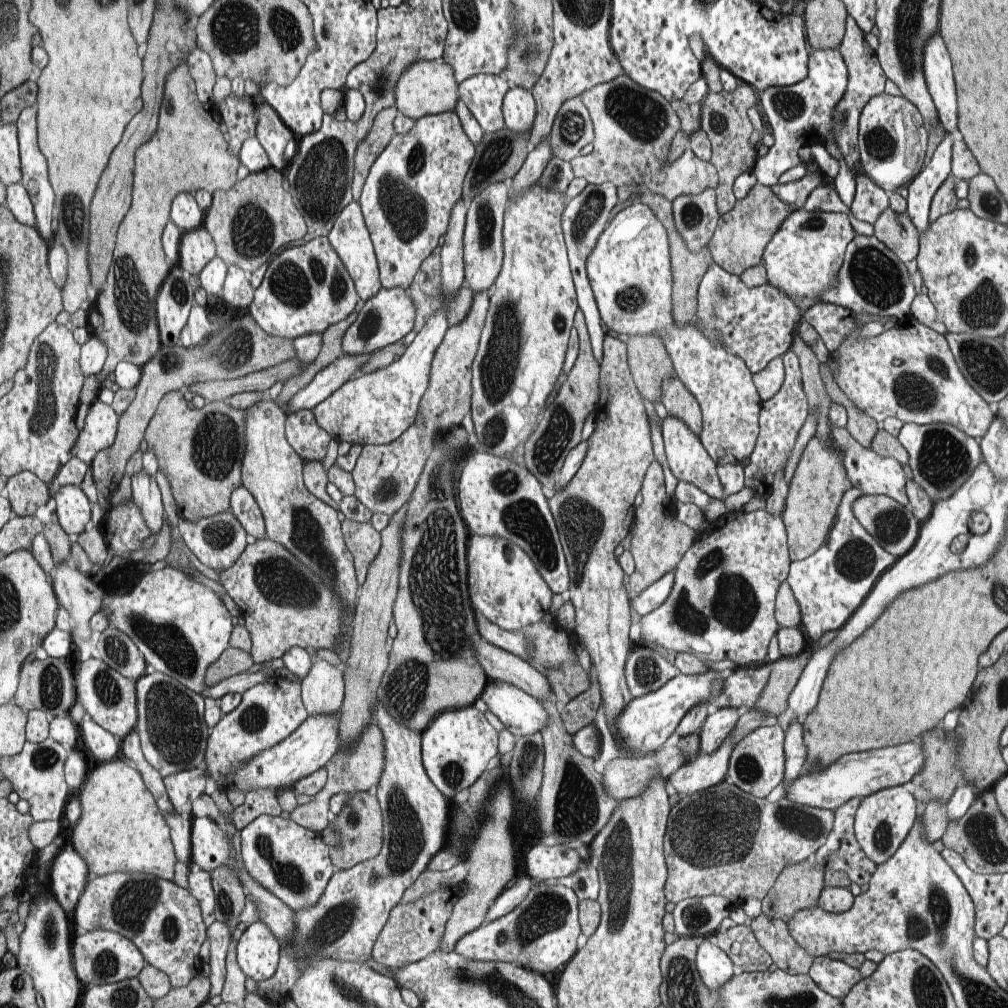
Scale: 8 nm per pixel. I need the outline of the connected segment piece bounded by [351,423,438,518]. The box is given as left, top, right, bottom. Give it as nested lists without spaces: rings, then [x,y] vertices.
[[[415,423],[397,440],[386,445],[364,445],[362,454],[351,471],[355,485],[353,496],[372,514],[386,514],[392,518],[411,500],[417,483],[438,434],[422,423]]]

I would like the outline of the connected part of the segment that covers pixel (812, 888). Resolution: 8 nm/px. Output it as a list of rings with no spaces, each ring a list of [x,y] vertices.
[[[811,858],[790,866],[761,901],[762,913],[787,924],[800,910],[815,908],[824,888],[825,870],[812,864]]]

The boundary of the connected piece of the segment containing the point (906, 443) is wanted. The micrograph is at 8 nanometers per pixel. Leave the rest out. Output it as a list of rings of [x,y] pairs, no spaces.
[[[904,423],[896,438],[908,452],[913,480],[927,493],[933,503],[949,500],[983,462],[978,442],[951,425]]]

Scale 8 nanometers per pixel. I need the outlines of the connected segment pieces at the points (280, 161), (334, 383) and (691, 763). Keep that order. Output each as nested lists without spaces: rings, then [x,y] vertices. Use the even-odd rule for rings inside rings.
[[[256,98],[257,132],[256,138],[269,156],[269,164],[275,170],[282,170],[286,164],[284,148],[292,140],[292,132],[284,126],[284,120],[262,98]]]
[[[343,355],[326,369],[314,376],[314,379],[299,392],[296,392],[287,403],[286,414],[300,410],[315,409],[328,396],[337,392],[357,372],[357,369],[367,362],[370,355],[349,356]]]
[[[729,736],[714,753],[690,758],[666,780],[666,791],[682,798],[725,781],[734,748],[735,742]]]

